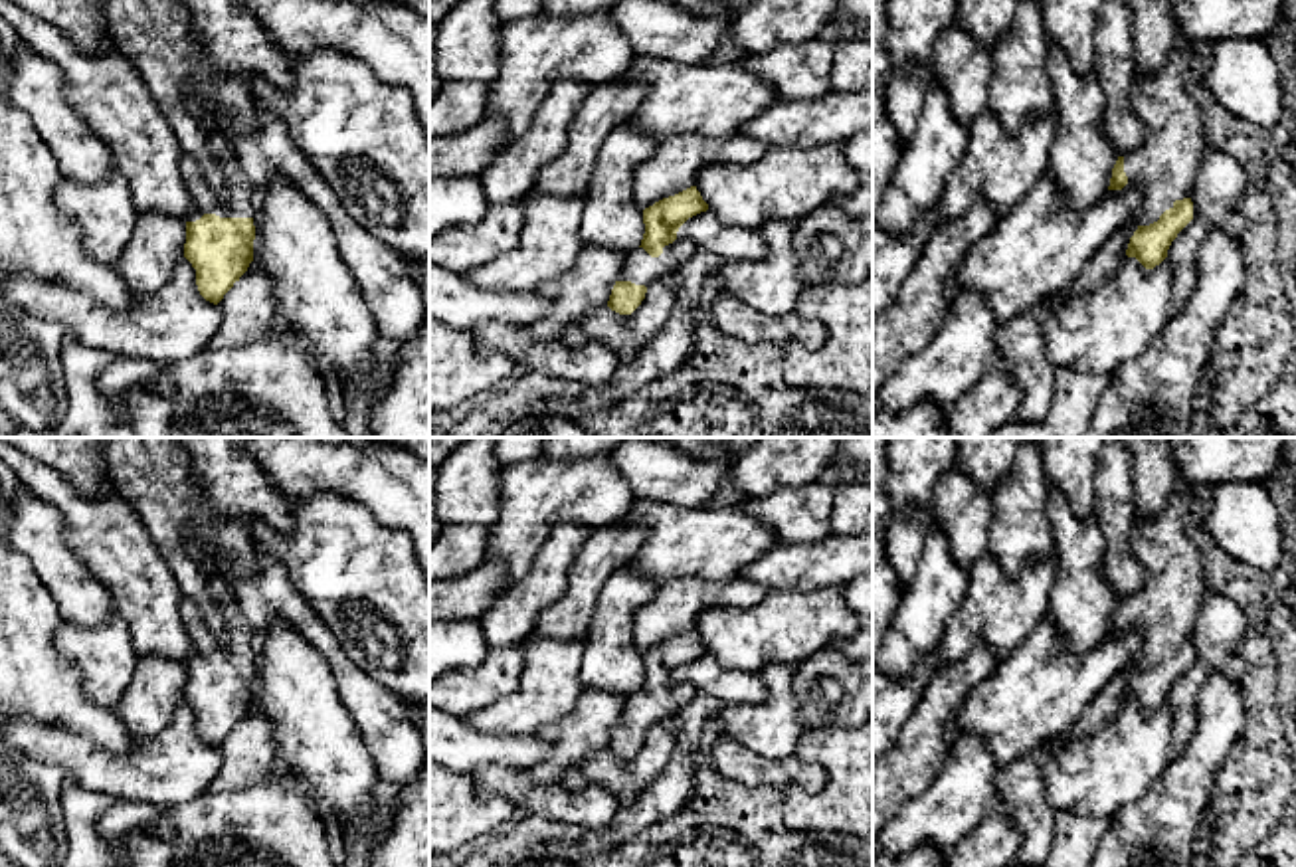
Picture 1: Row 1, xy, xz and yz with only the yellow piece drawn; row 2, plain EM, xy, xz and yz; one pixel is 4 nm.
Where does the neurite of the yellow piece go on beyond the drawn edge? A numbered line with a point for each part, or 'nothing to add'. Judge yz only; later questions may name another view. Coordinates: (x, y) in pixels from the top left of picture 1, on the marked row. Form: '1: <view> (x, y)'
1: yz (1164, 169)

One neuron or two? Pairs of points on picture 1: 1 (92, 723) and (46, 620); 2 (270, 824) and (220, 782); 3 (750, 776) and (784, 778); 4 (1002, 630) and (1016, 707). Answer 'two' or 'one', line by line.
1: one
2: two
3: one
4: two

